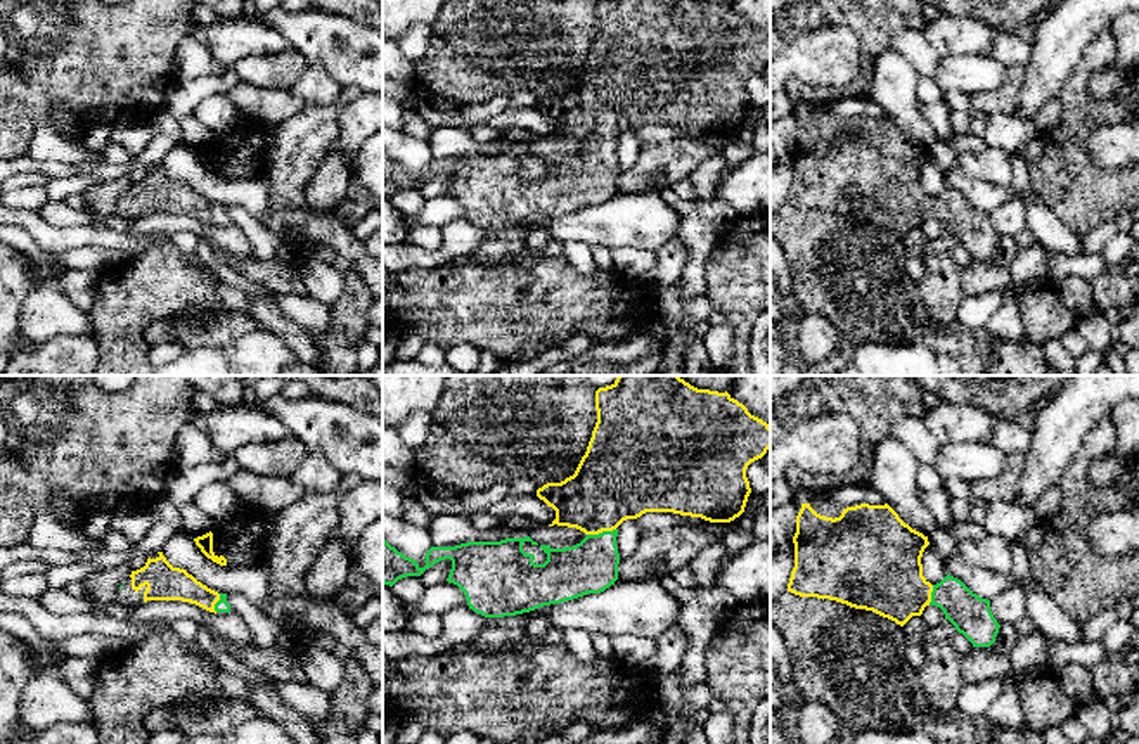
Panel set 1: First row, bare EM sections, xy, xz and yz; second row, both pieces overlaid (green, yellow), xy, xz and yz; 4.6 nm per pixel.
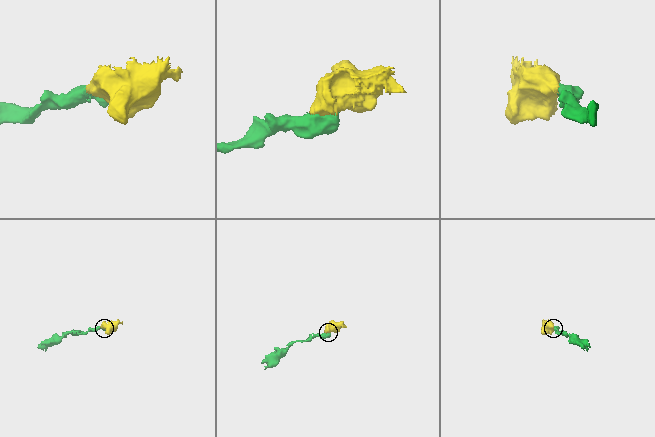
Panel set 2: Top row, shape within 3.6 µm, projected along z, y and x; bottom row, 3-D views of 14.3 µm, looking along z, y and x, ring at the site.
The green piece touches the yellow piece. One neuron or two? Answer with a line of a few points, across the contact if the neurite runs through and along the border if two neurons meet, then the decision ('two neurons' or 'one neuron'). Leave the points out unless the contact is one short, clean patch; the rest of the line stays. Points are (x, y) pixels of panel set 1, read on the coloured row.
line xz (591, 566), (603, 532), (603, 497), (617, 480); one neuron

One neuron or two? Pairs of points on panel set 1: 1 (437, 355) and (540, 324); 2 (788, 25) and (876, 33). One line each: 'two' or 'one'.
1: two
2: one

